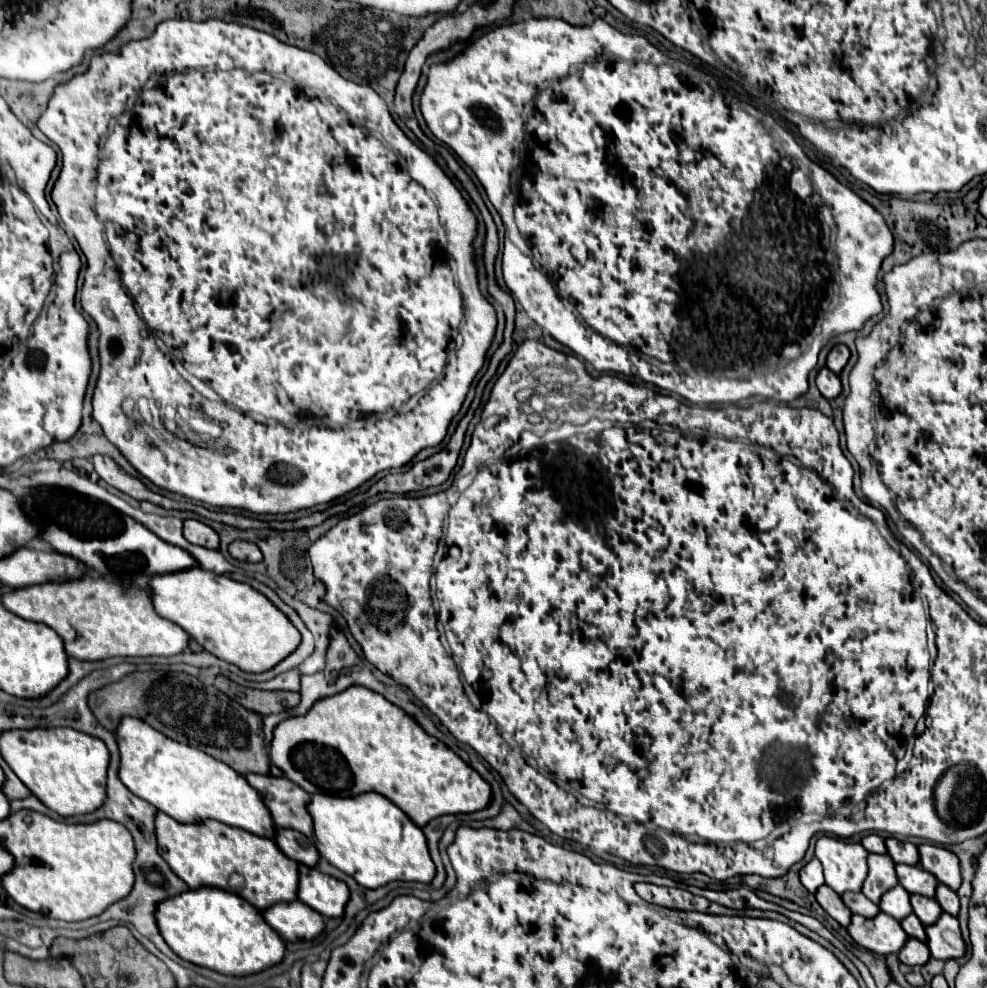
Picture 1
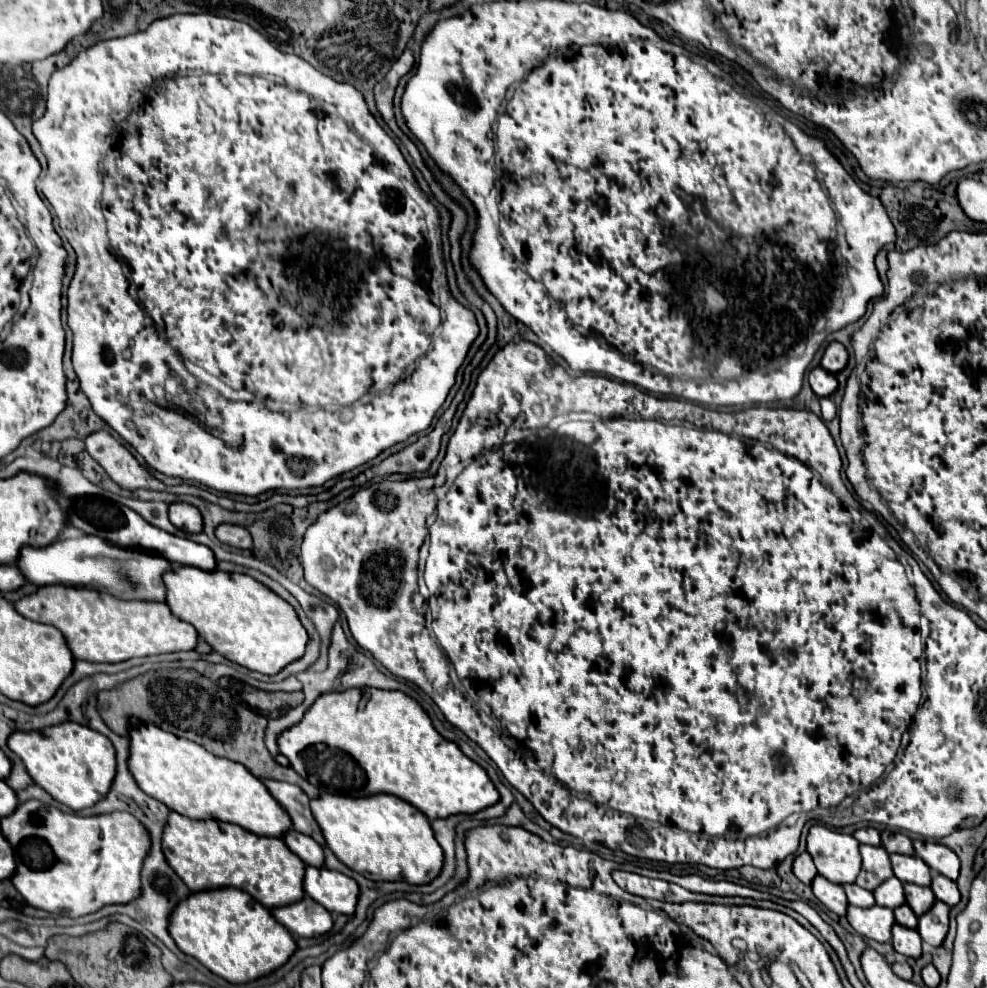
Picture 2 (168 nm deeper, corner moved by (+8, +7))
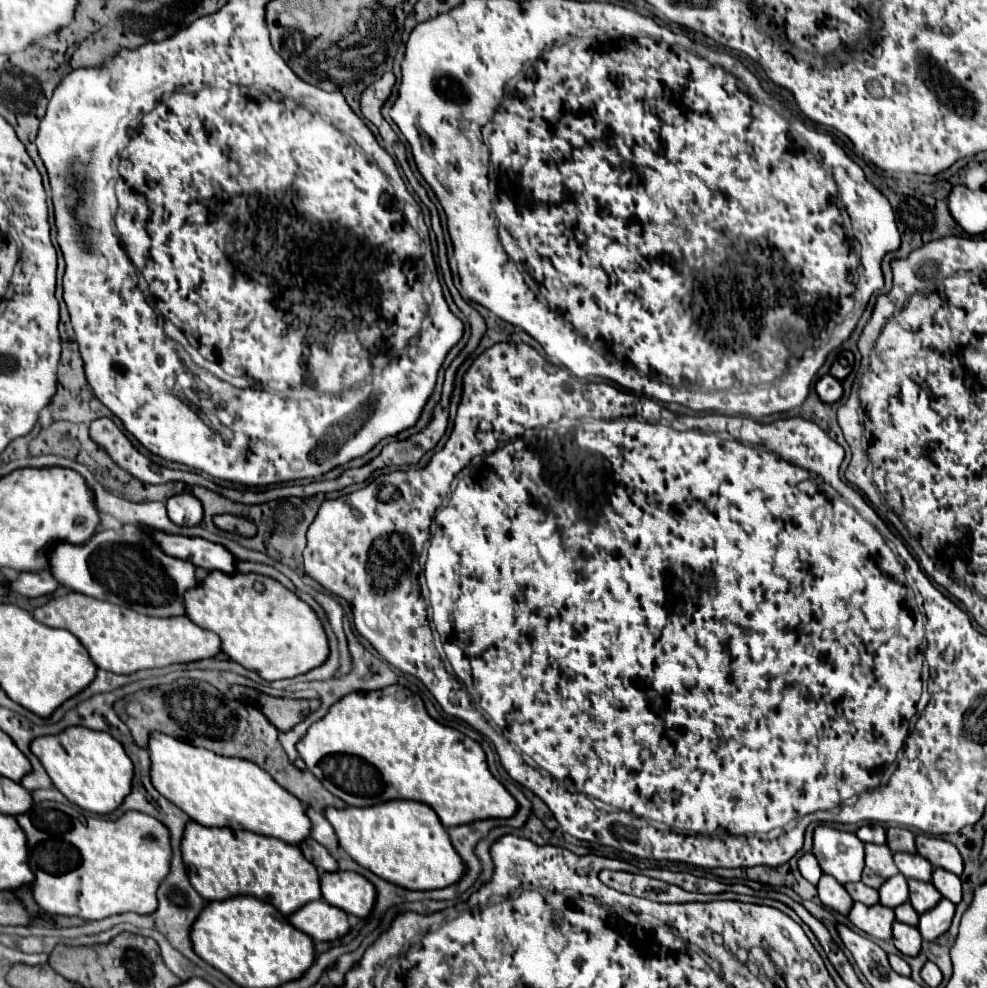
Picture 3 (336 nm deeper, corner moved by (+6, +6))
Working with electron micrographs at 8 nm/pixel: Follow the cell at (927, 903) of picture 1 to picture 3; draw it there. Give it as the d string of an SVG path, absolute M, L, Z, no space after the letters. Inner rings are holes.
M909 881L909 903L915 907L917 913L925 913L933 909L941 901L941 893L931 885L923 881Z

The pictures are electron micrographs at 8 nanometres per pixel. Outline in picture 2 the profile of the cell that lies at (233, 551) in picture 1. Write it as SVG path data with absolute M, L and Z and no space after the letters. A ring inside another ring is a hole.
M219 524L215 528L215 536L233 548L251 548L251 534L247 528L237 526L237 524Z

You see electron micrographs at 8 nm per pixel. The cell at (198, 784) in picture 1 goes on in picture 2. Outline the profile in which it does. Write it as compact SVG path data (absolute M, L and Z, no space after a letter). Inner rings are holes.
M137 724L129 732L131 756L129 770L139 788L173 812L193 820L221 820L247 828L253 834L281 838L291 830L291 818L283 806L271 796L265 784L253 776L243 764L213 756L203 746L177 738L155 724Z

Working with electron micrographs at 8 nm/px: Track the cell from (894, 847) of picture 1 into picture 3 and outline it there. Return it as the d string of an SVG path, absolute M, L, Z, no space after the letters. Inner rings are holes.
M889 827L887 829L887 845L891 851L903 853L917 853L915 851L915 835L903 827Z

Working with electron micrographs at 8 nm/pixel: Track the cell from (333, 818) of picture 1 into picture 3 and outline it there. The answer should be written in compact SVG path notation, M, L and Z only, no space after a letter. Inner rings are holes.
M393 799L375 807L327 807L325 817L337 833L339 847L361 867L389 883L429 891L457 883L465 873L465 865L457 857L437 813L423 803Z

